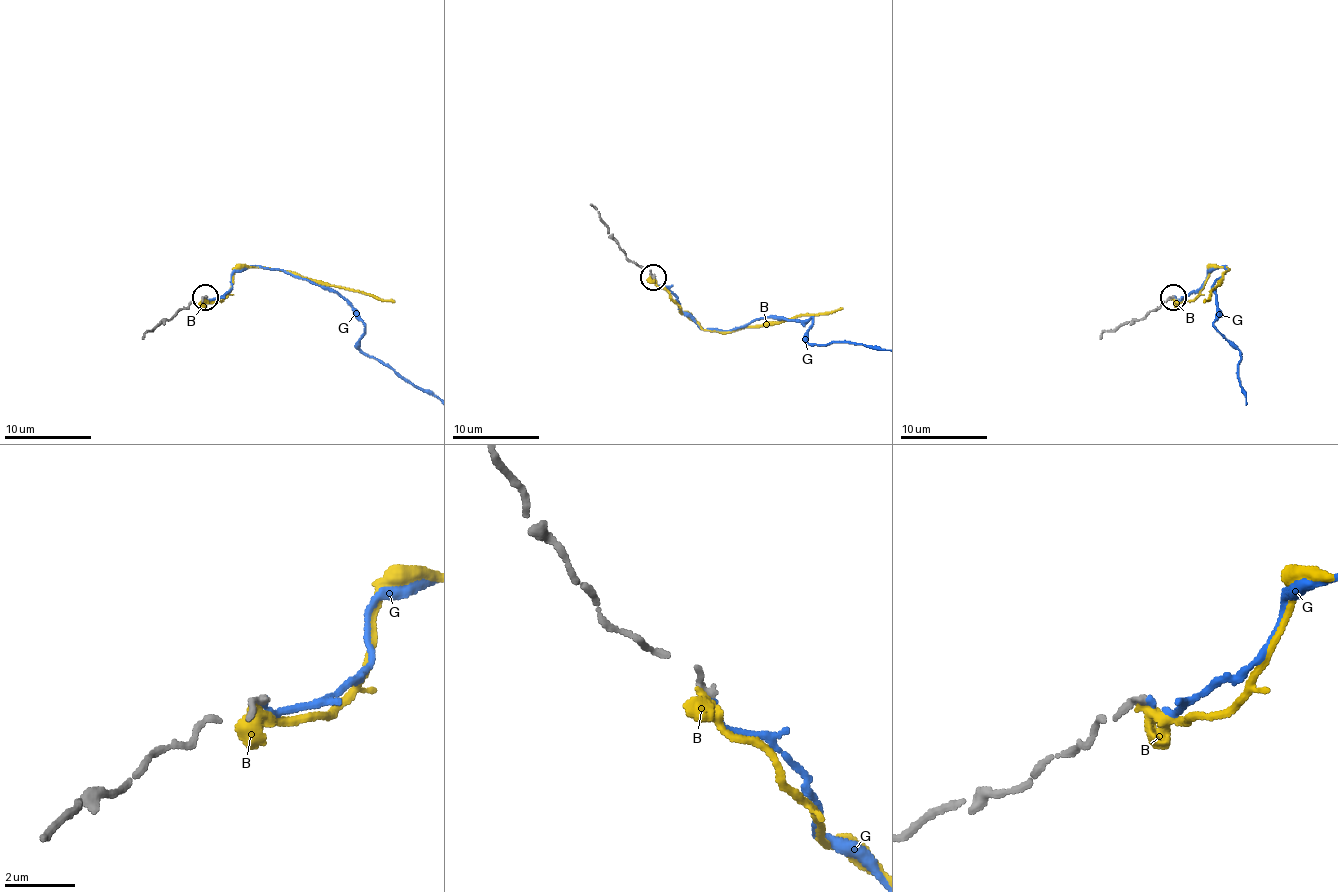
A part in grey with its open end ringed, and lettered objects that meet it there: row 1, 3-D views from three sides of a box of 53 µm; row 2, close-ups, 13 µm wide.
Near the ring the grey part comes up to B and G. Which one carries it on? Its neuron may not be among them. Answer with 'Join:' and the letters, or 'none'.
Join: G

